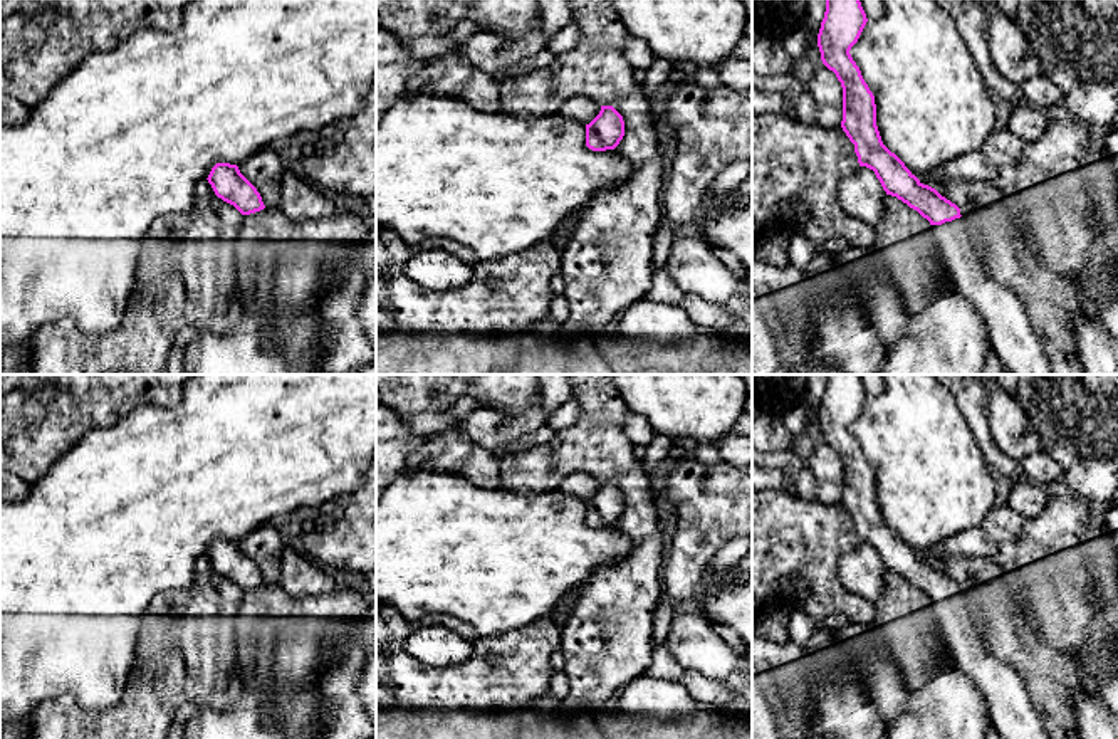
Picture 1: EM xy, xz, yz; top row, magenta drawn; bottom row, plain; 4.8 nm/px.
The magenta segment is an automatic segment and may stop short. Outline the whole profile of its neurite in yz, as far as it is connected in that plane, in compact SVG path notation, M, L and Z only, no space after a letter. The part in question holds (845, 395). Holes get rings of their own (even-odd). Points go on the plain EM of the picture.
M826 375L818 410L823 440L843 464L841 504L854 521L859 542L875 548L886 571L896 573L930 598L930 610L955 668L984 694L992 726L1000 739L1049 739L1021 675L995 660L982 645L960 584L935 564L923 561L881 517L875 472L849 427L868 395L859 375Z

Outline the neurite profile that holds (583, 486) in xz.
M571 474L557 487L562 494L589 501L601 487L601 480L589 474Z

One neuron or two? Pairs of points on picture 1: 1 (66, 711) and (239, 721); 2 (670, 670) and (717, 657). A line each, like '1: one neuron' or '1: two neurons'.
1: two neurons
2: two neurons

